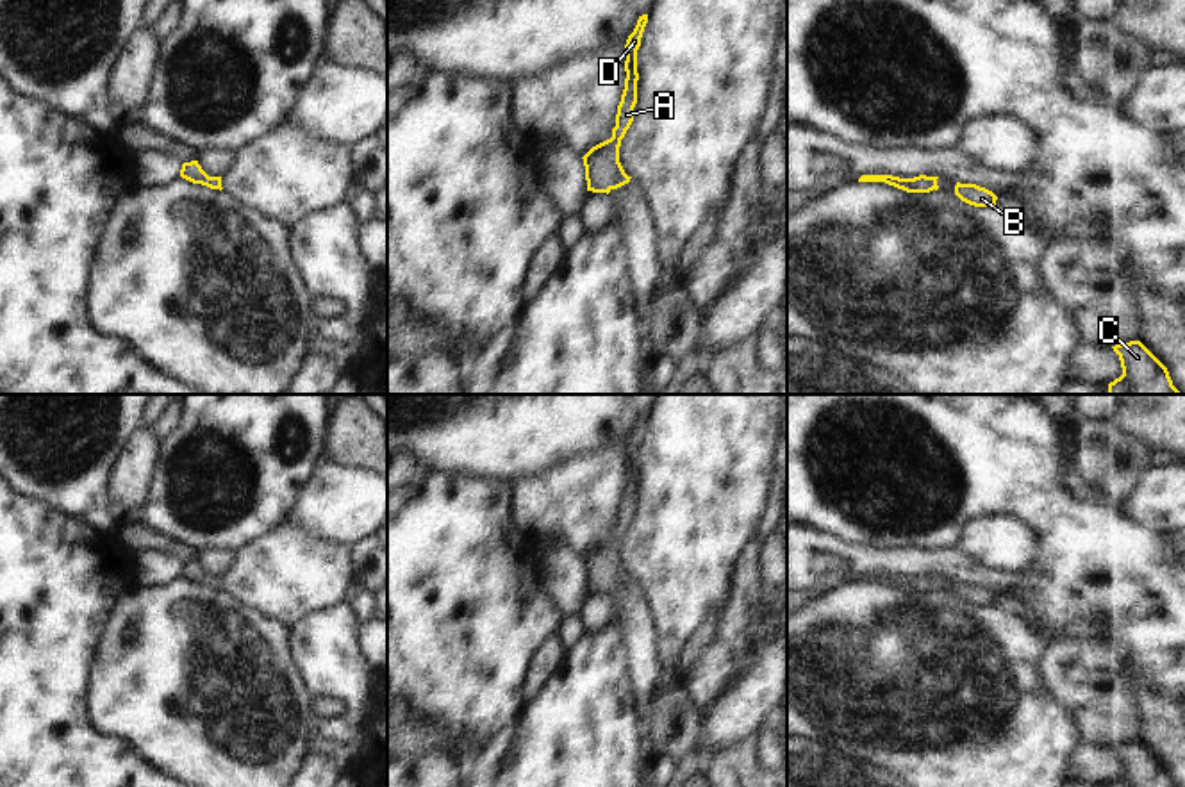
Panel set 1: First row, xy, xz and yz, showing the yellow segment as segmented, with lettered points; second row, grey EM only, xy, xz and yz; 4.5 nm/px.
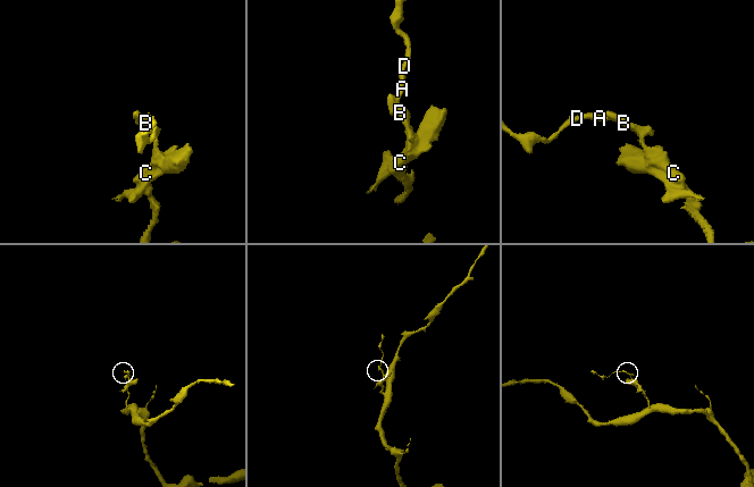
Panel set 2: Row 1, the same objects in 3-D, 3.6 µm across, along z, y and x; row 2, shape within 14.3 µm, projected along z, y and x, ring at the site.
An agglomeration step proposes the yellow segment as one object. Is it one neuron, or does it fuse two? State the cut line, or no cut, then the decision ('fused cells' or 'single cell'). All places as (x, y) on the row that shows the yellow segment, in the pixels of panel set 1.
cut none; single cell

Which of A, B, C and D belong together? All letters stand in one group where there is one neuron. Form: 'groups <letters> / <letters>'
groups A B C D

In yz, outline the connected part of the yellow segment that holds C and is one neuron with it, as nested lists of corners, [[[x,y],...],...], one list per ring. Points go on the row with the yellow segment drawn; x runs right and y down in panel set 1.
[[[1140,343],[1112,346],[1123,375],[1108,384],[1108,394],[1180,394],[1167,368]]]

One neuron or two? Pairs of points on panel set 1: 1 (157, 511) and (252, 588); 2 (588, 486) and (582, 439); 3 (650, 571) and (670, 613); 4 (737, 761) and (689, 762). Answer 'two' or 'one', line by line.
1: two
2: two
3: one
4: one

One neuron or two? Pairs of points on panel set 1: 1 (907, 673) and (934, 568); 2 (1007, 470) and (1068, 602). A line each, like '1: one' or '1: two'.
1: two
2: one

